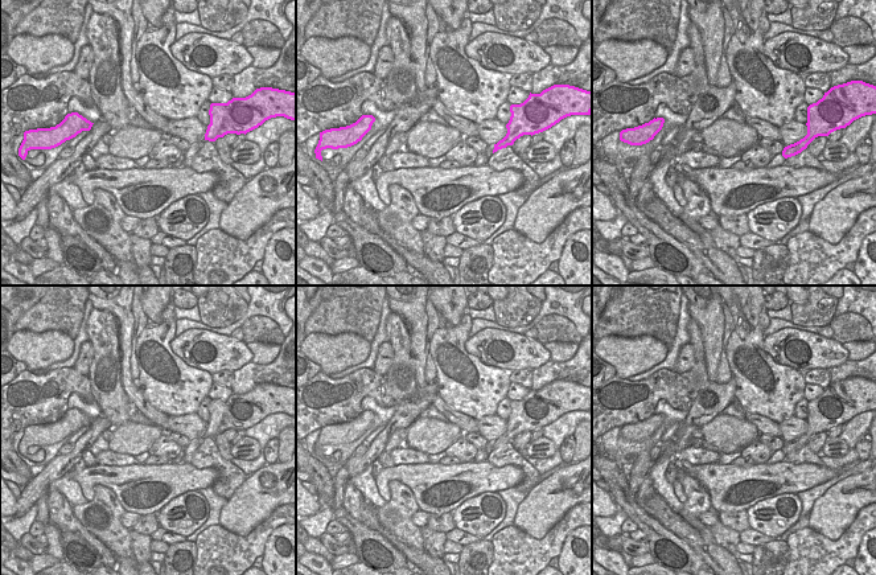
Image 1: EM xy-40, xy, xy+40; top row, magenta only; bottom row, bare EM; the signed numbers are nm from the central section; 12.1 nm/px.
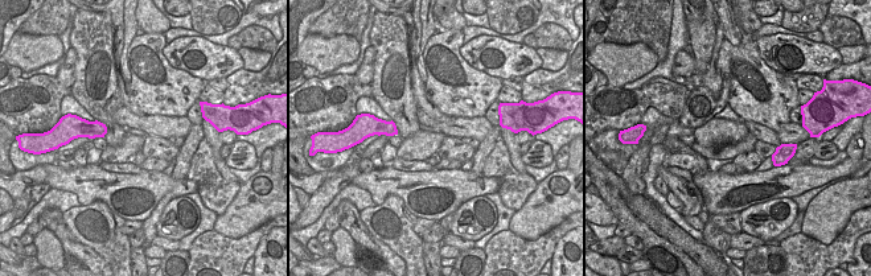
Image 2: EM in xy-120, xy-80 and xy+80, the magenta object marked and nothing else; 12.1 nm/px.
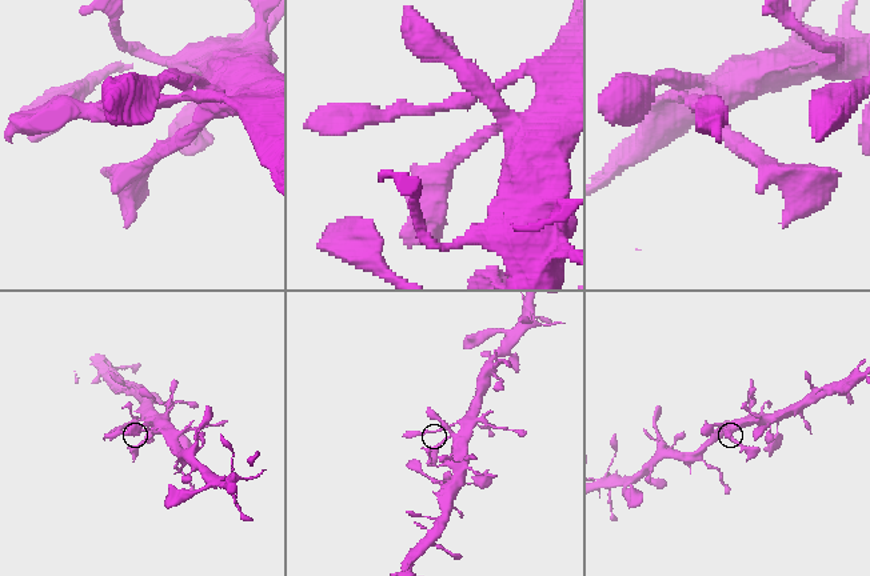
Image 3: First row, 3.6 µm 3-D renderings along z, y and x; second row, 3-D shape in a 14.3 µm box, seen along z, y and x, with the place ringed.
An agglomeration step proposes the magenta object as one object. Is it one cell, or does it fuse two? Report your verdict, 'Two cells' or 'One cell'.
One cell.

